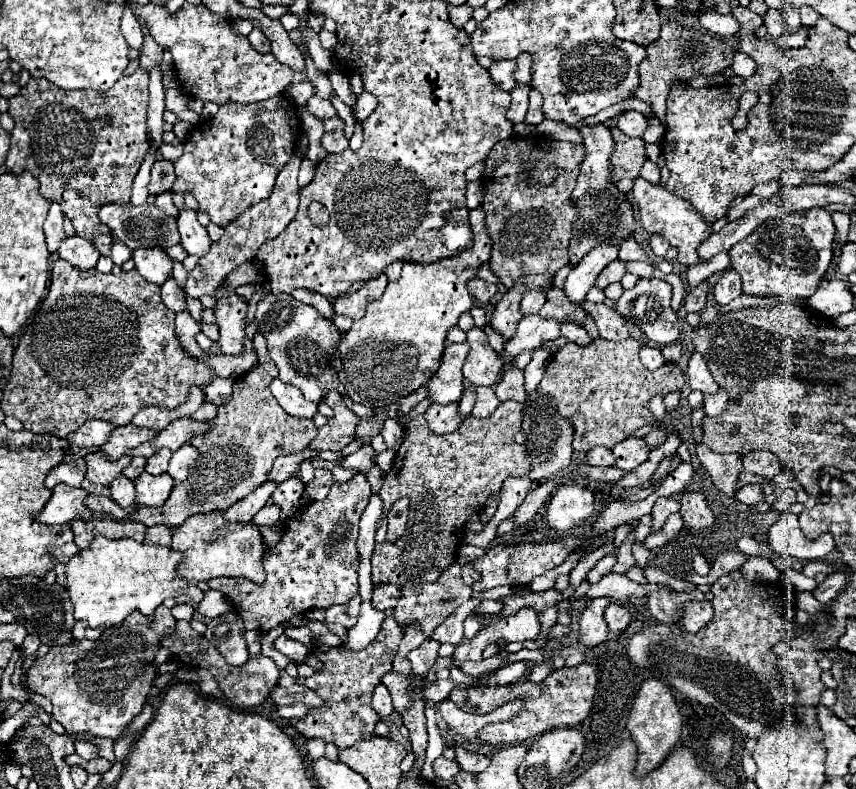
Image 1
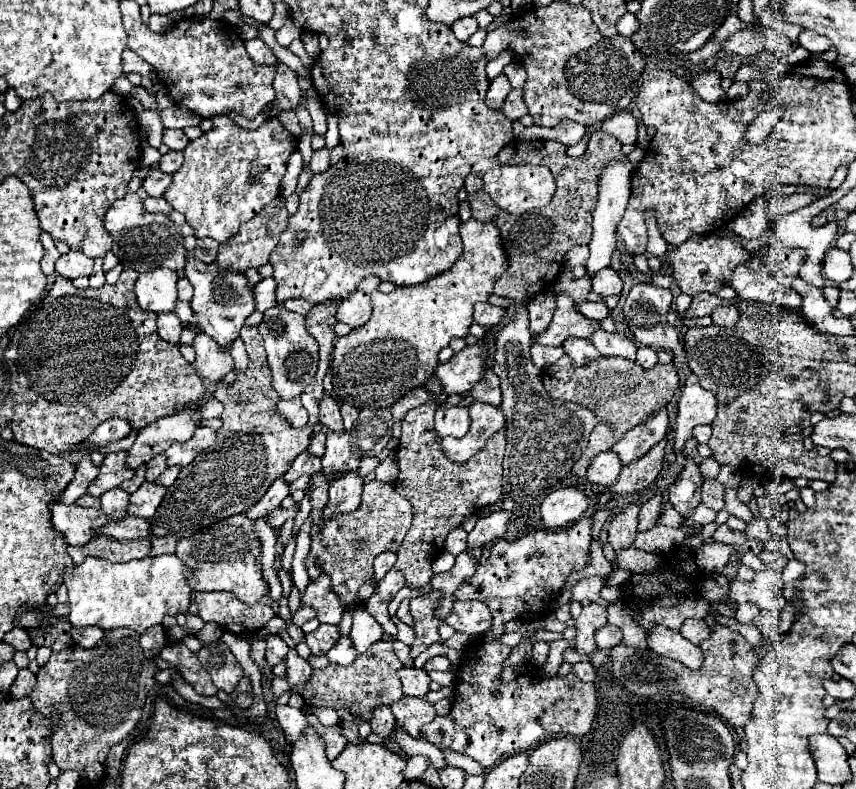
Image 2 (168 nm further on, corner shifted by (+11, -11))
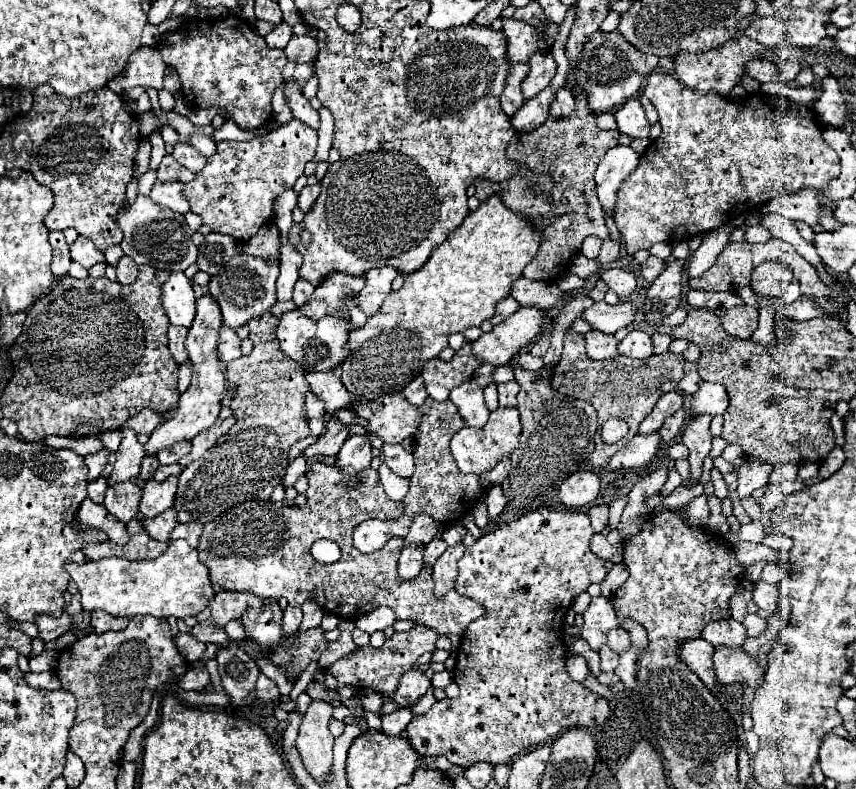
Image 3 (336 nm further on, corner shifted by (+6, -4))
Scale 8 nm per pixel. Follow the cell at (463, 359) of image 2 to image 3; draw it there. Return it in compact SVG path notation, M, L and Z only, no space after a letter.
M525 306L501 326L495 326L493 332L475 340L473 352L493 366L505 366L511 356L535 342L535 336L541 334L545 324L549 324L549 316L543 308Z

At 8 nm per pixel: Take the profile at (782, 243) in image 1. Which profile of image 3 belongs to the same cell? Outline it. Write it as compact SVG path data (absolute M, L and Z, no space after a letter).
M765 262L753 270L751 290L759 296L779 296L779 284L789 284L793 272L787 264Z

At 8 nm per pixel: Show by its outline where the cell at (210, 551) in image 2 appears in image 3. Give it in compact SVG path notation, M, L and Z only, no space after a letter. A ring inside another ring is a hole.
M311 464L309 472L309 488L305 492L307 504L305 506L289 506L287 502L273 502L273 500L247 500L243 504L235 504L227 512L223 512L217 520L209 522L201 534L201 544L199 544L199 560L209 568L211 582L221 586L223 590L235 590L235 592L251 592L259 598L287 598L289 604L293 606L303 606L303 602L313 600L317 602L325 612L335 614L343 620L357 620L371 610L379 606L387 606L395 612L397 620L413 620L421 622L427 628L437 630L439 634L461 634L465 632L467 624L477 620L479 616L485 614L485 608L477 604L475 600L469 600L467 596L457 594L455 590L447 592L445 596L437 598L433 594L433 568L421 568L417 578L411 580L401 580L397 574L397 564L399 564L399 554L403 548L403 538L391 538L385 548L371 552L371 554L361 554L353 546L353 530L359 526L359 522L369 520L369 518L379 518L379 520L397 520L403 516L403 504L393 502L377 476L377 470L365 468L361 472L359 484L349 486L345 484L345 474L337 466L325 466L325 464ZM319 538L329 538L339 544L341 548L341 560L333 564L321 564L315 562L311 556L311 544Z

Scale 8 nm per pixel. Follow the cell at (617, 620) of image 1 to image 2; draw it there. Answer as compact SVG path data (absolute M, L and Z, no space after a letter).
M604 625L596 631L596 643L600 649L612 649L622 643L622 629L614 625Z

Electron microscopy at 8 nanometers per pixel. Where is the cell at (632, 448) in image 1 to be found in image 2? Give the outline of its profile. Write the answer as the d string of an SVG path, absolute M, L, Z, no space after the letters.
M662 409L654 417L646 419L644 423L636 425L634 429L630 429L612 447L612 451L616 451L622 465L630 465L630 463L638 461L640 457L644 457L658 441L662 441L666 435L666 429L668 429L668 413L666 413L666 409Z

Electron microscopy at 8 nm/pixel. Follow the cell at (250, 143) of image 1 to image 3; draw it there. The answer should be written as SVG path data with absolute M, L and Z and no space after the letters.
M291 120L289 124L249 142L217 142L217 154L211 156L193 182L185 184L185 196L191 212L199 214L213 232L227 234L247 242L273 216L277 196L297 182L305 164L315 156L317 132Z

